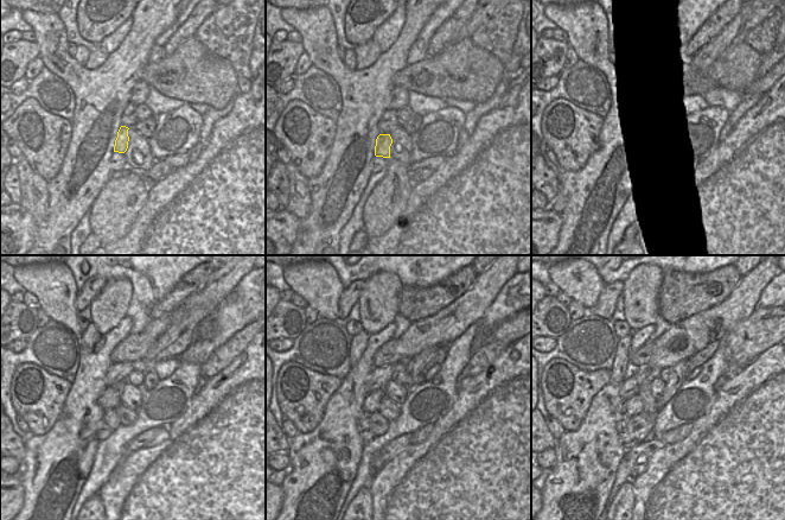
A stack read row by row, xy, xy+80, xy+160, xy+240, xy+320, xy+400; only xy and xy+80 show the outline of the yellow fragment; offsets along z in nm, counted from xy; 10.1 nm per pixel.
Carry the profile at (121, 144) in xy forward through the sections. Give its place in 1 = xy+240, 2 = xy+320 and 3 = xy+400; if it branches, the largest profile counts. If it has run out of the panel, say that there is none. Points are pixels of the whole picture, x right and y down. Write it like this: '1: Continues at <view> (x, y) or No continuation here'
1: Continues at xy+240 (110, 417)
2: Continues at xy+320 (378, 424)
3: Continues at xy+400 (642, 425)

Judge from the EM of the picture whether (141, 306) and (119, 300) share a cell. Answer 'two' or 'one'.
two

